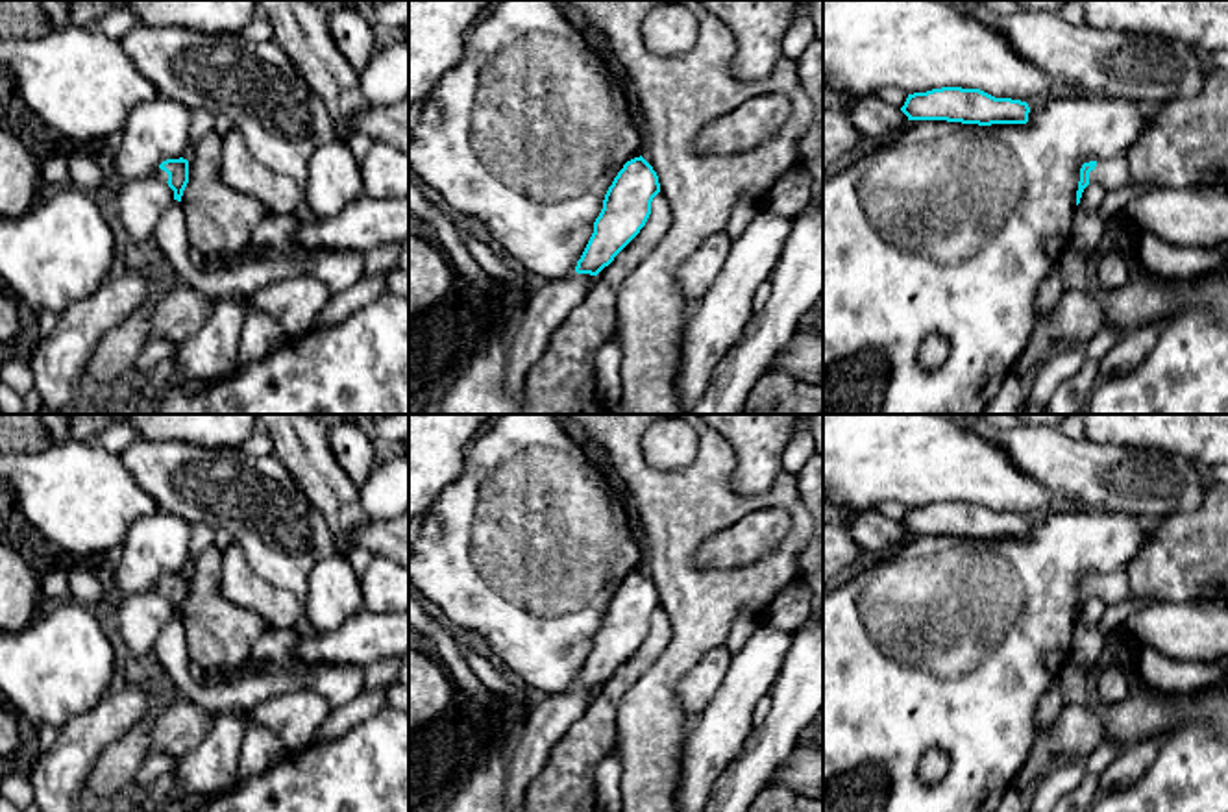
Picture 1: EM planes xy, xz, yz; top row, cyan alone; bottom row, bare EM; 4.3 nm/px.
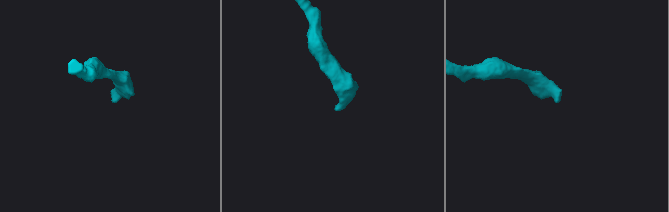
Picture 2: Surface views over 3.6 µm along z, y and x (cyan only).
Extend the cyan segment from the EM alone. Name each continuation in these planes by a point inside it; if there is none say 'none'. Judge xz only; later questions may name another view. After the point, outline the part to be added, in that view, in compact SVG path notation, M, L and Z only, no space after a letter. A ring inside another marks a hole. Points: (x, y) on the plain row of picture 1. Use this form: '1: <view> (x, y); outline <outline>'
1: xz (548, 720); outline M577 688L547 694L520 714L518 734L507 777L507 801L512 808L525 801L529 784L542 773L553 745L583 718L596 690Z

